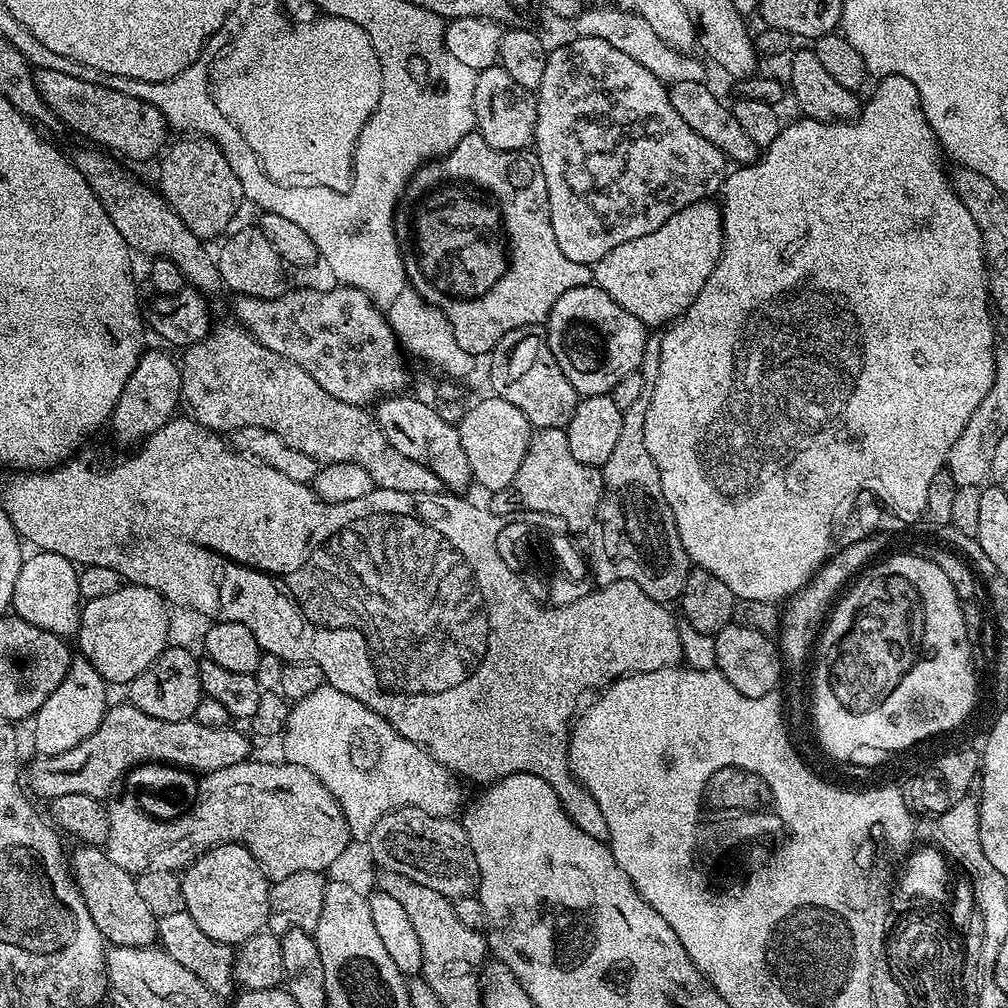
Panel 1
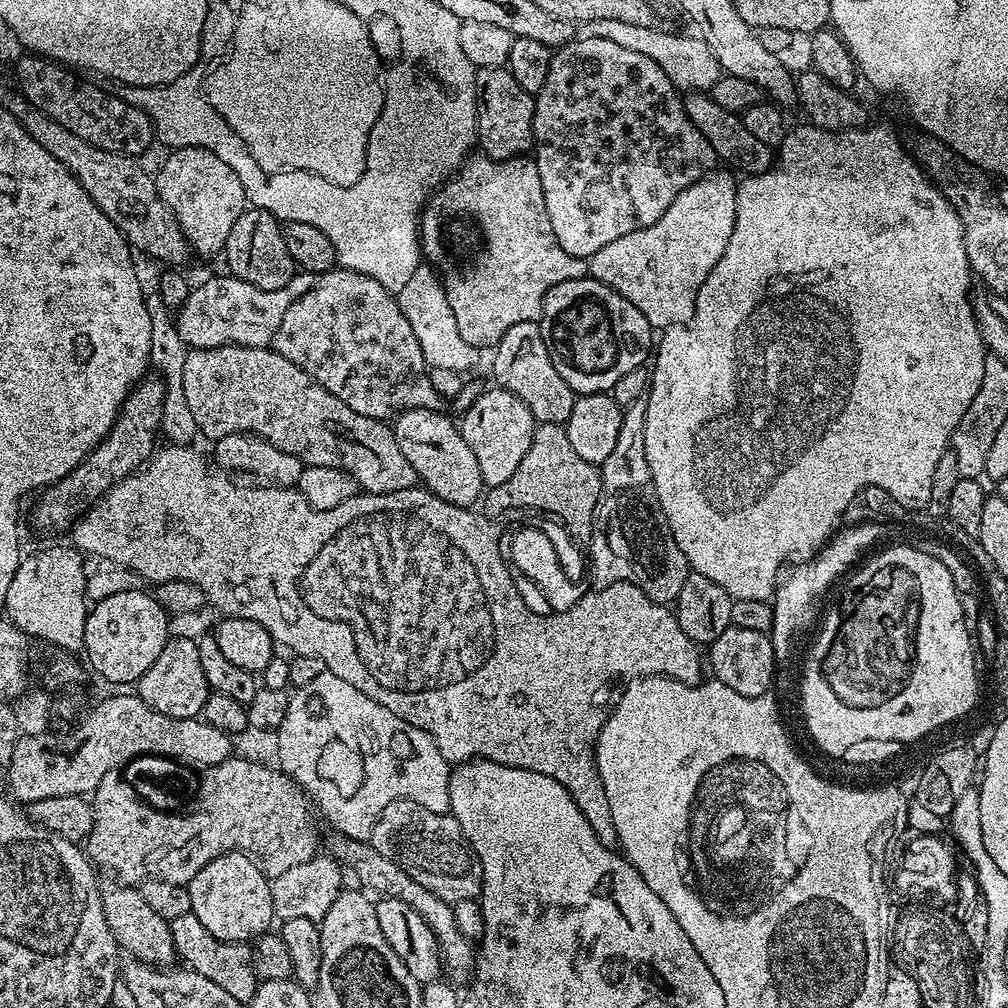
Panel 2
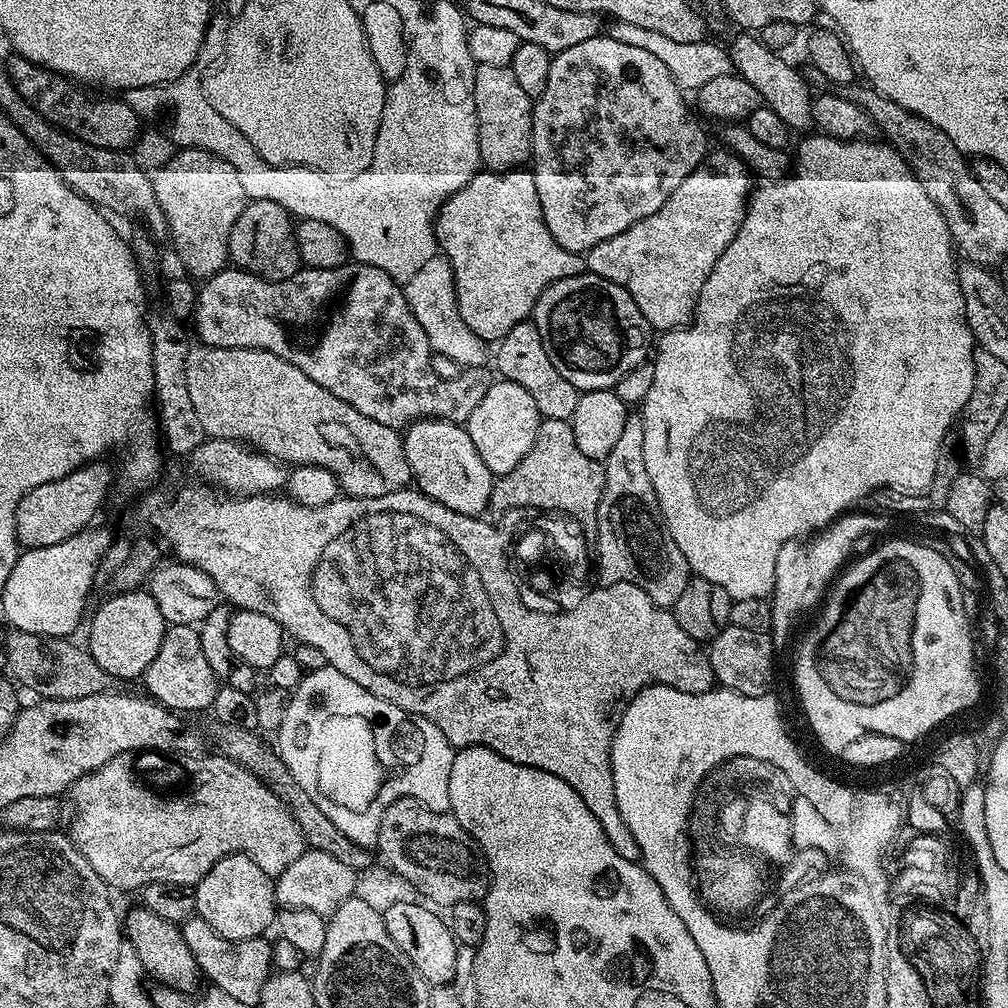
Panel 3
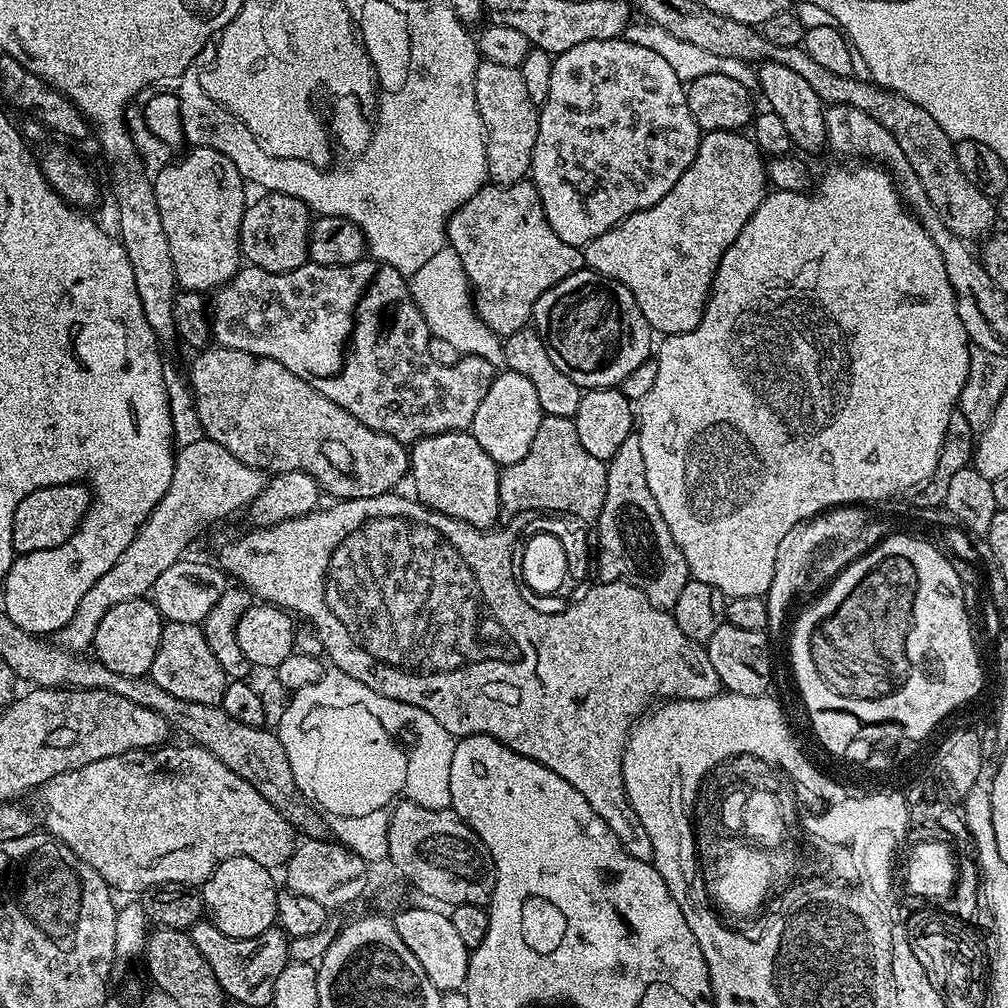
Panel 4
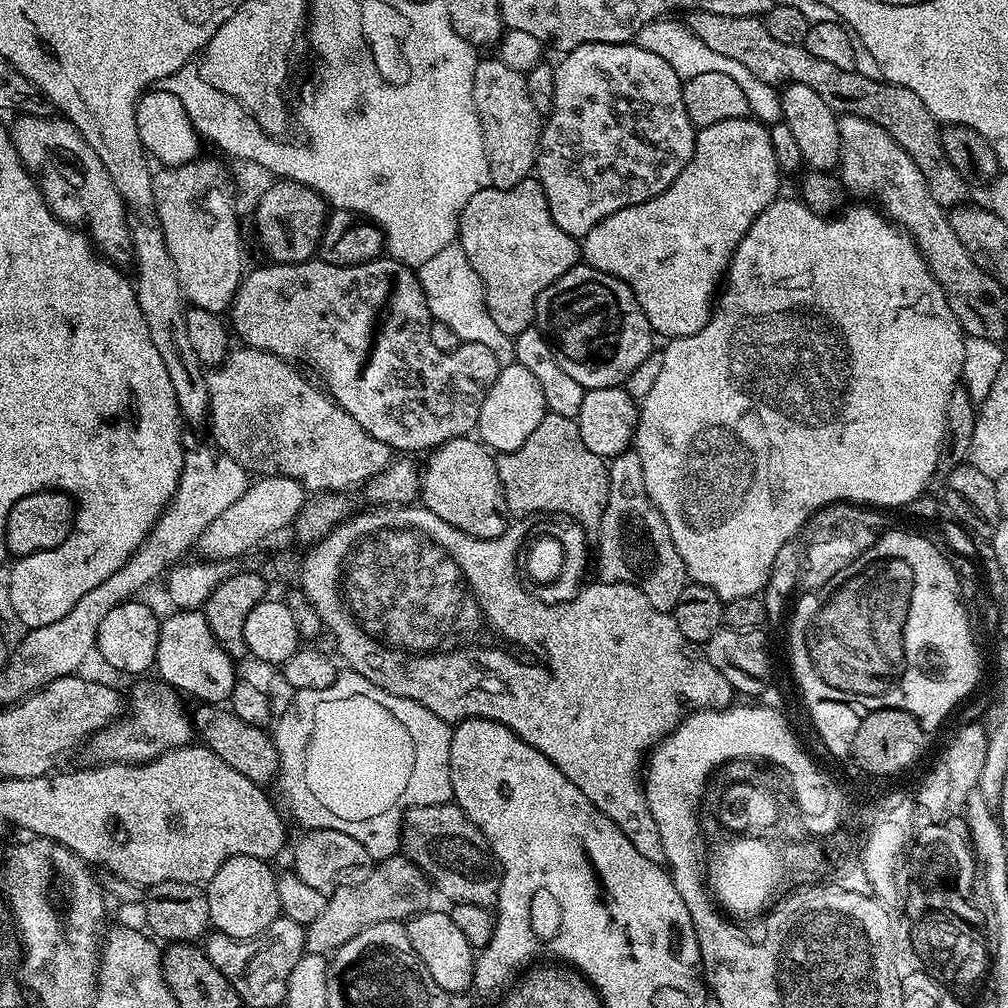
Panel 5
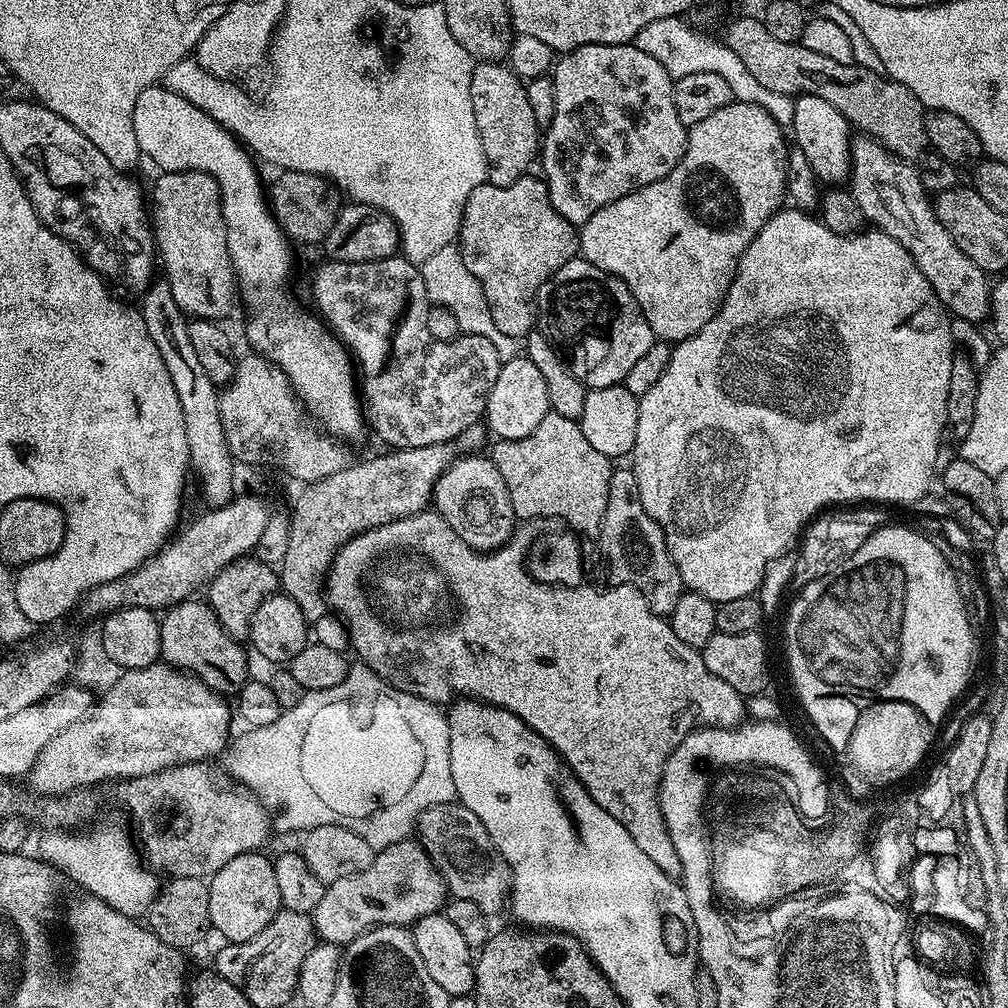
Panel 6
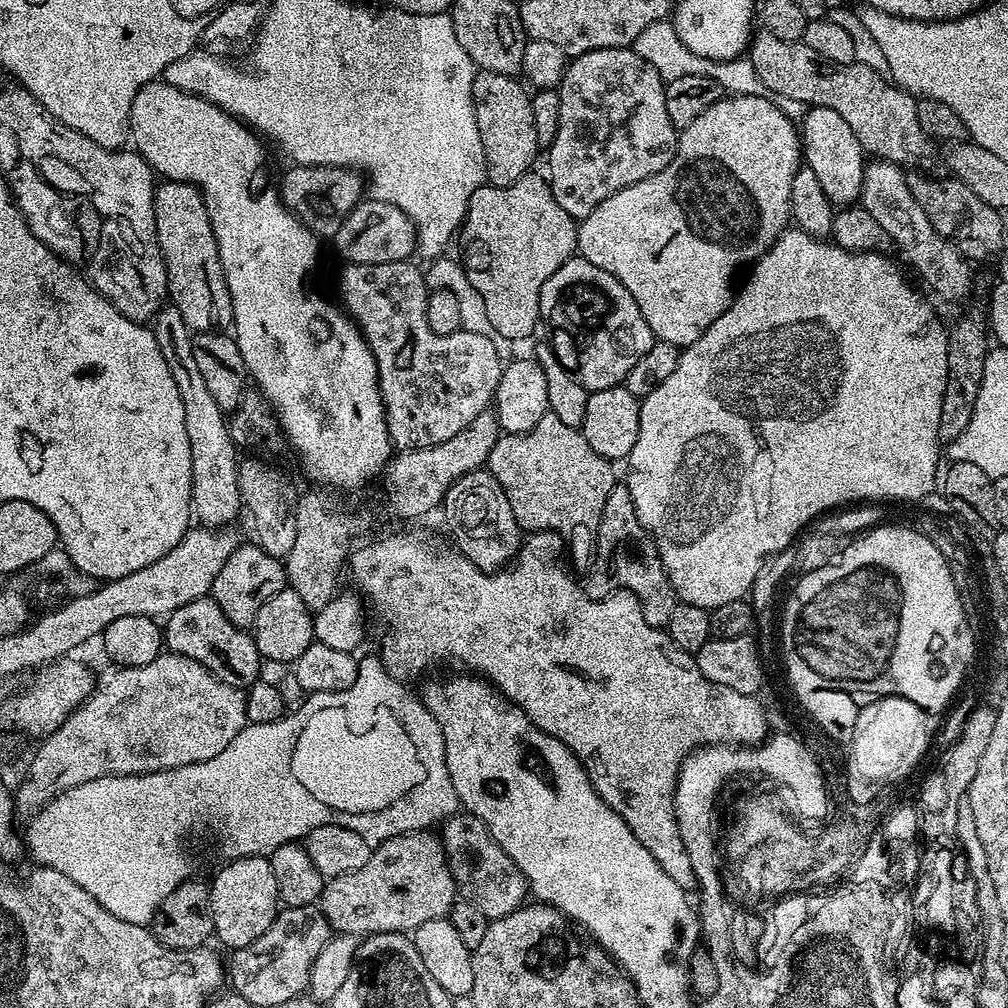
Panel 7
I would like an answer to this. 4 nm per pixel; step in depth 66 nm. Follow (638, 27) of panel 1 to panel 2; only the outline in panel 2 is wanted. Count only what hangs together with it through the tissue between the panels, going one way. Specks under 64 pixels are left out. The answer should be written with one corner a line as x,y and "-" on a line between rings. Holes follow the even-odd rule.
589,20
586,24
587,35
607,38
625,50
634,50
637,54
646,54
646,58
654,58
658,66
670,78
670,82
681,93
708,92
720,81
722,75
718,58
710,54
710,46
701,40
699,35
675,36
672,32
659,32
659,27
634,26
634,22
618,22
617,20

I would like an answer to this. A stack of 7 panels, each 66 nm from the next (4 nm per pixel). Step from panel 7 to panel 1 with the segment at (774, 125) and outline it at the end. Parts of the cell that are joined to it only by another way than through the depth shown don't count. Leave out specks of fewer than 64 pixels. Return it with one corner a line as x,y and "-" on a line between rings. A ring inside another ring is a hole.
711,199
699,200
696,204
686,206
674,214
654,234
642,234
642,238
634,238
632,242
622,242
622,246
614,246
610,254
606,254
592,268
592,278
596,287
606,290
622,310
634,314
649,329
656,330
659,324
671,325
683,316
684,311
692,305
694,298
706,286
706,278
716,269
720,254
724,250
724,217
719,203

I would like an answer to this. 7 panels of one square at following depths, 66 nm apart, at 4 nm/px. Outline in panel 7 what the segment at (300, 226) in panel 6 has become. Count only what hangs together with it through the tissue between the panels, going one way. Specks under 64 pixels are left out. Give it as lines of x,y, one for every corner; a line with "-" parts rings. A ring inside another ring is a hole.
292,164
289,172
278,180
280,199
295,212
311,232
321,238
335,237
340,221
353,212
366,192
366,180
355,168
322,166
321,164

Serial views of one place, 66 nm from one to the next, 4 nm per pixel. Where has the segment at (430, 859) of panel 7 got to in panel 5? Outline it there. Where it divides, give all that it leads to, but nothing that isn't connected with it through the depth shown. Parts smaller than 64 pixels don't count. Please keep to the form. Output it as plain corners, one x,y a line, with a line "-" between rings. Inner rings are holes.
397,854
381,860
362,882
337,888
328,896
326,910
322,910
322,914
304,929
305,953
331,957
366,926
391,920
407,921
427,905
424,903
428,900
428,892
428,877
407,855

